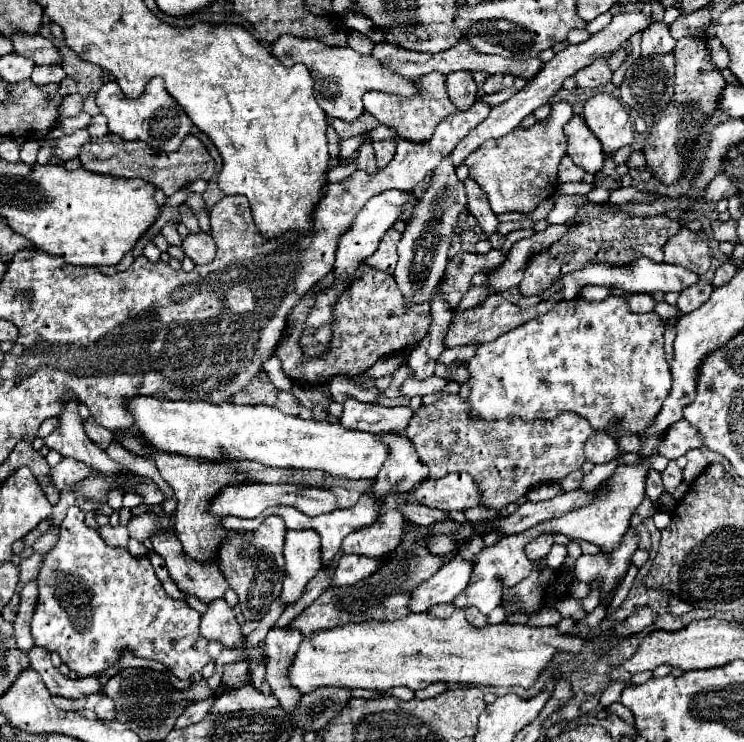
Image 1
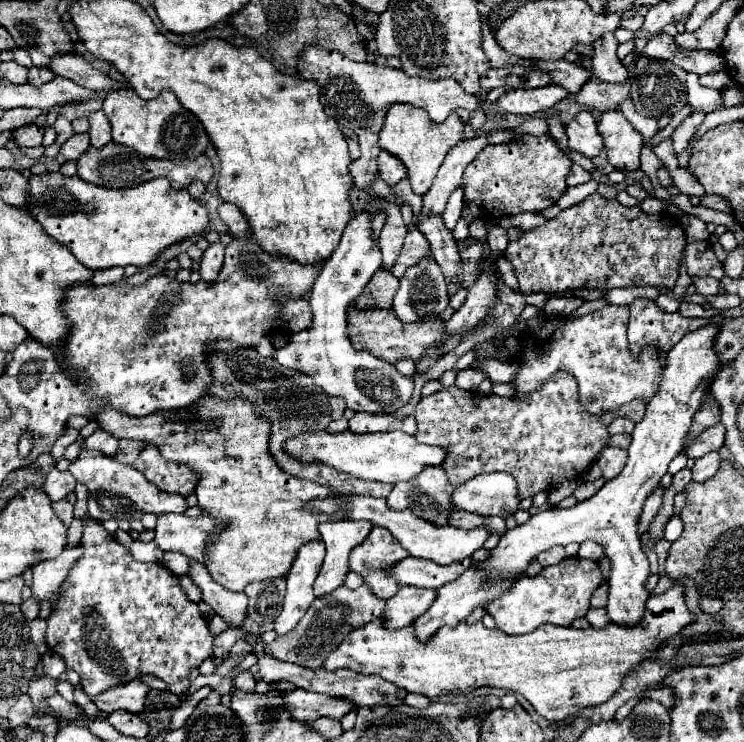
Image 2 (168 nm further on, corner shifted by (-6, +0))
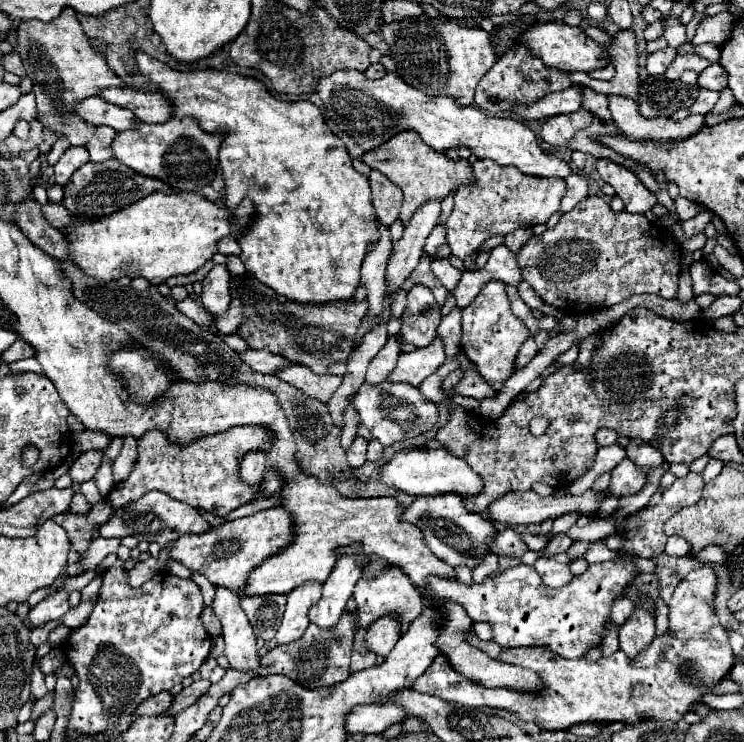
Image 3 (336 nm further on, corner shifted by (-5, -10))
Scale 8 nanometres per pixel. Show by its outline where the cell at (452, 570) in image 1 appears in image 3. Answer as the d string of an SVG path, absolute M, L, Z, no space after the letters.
M379 618L369 626L365 634L365 646L377 656L387 656L397 640L399 640L399 632L395 618Z

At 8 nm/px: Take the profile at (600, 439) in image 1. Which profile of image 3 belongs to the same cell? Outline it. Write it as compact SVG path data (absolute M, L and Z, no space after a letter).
M629 458L619 462L619 466L613 468L611 472L611 484L609 492L613 496L625 496L625 494L637 494L645 488L647 478L643 470L639 470L637 464L633 464Z

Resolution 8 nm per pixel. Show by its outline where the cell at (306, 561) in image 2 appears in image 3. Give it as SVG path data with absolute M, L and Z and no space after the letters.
M305 582L303 586L297 586L295 590L291 590L291 594L287 594L287 608L283 614L283 622L275 636L279 644L295 642L305 634L309 626L307 612L315 602L319 602L319 598L321 598L321 586L315 586L315 582Z

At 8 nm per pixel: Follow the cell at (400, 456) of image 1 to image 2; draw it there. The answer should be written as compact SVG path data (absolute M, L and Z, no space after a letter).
M426 466L418 476L406 482L396 482L386 498L388 508L404 510L410 508L416 516L446 524L448 514L454 510L450 502L452 484L442 466Z

